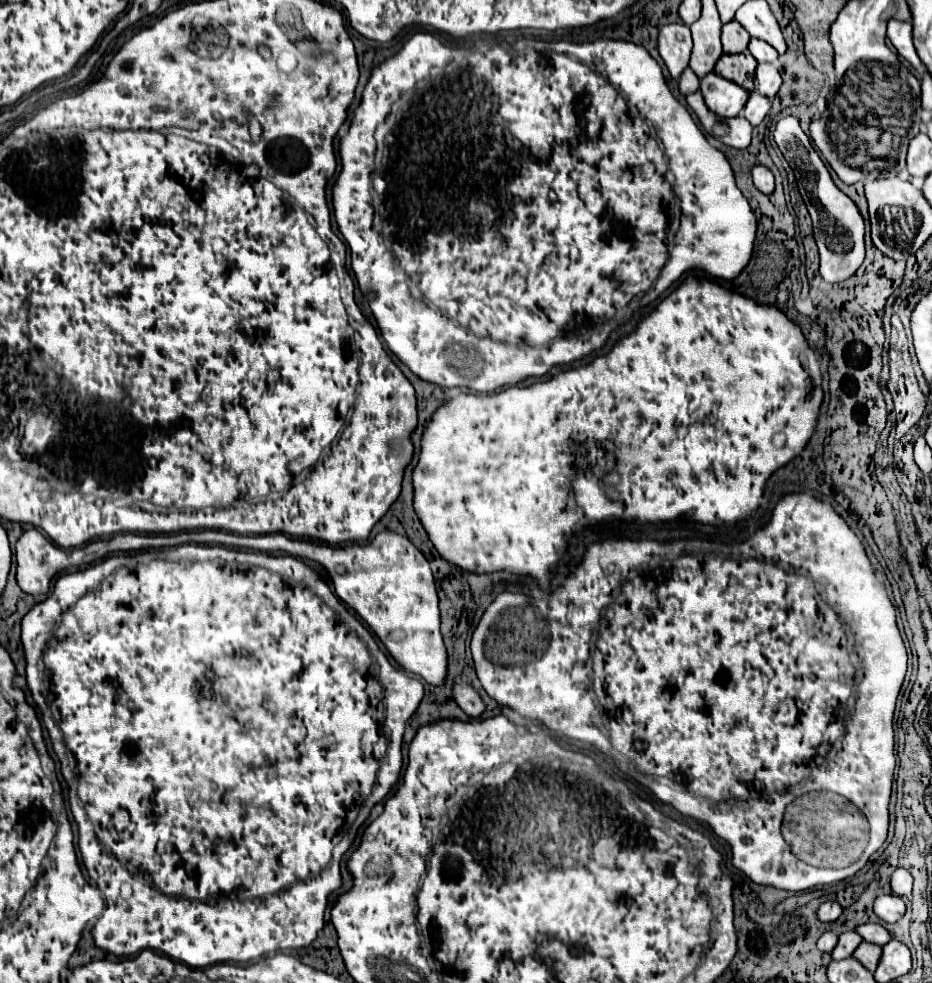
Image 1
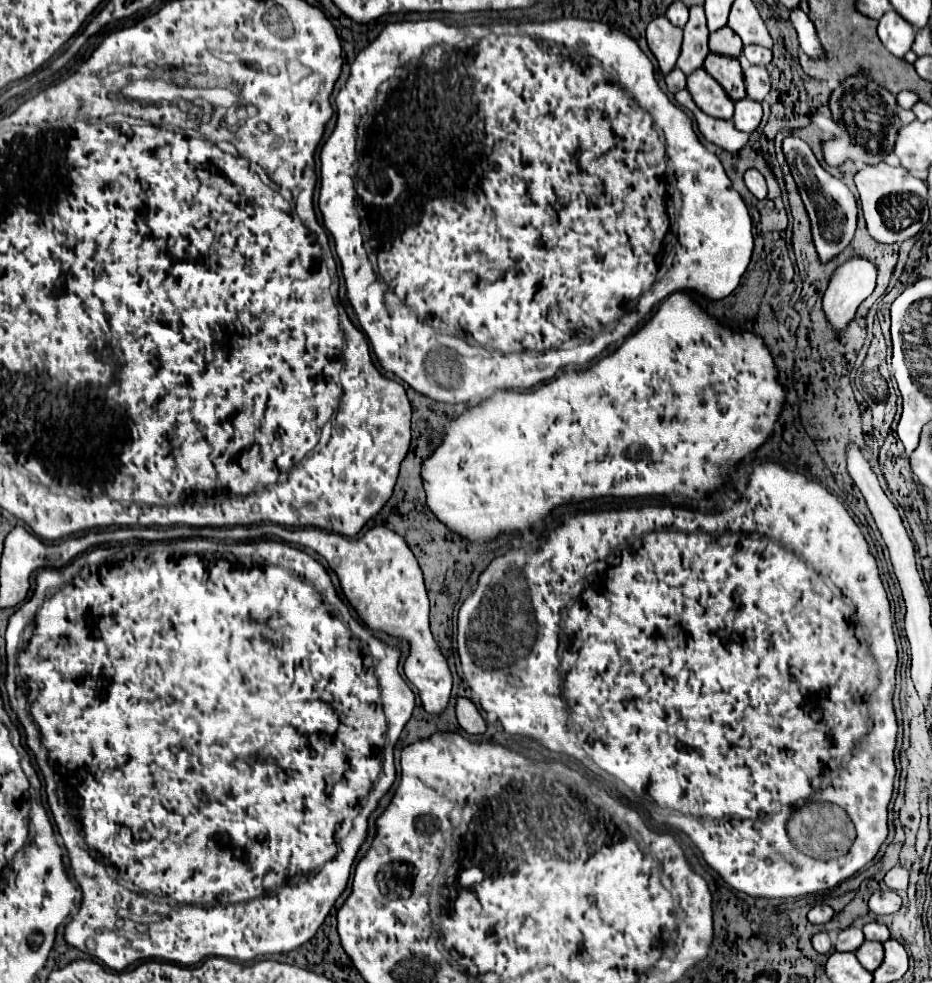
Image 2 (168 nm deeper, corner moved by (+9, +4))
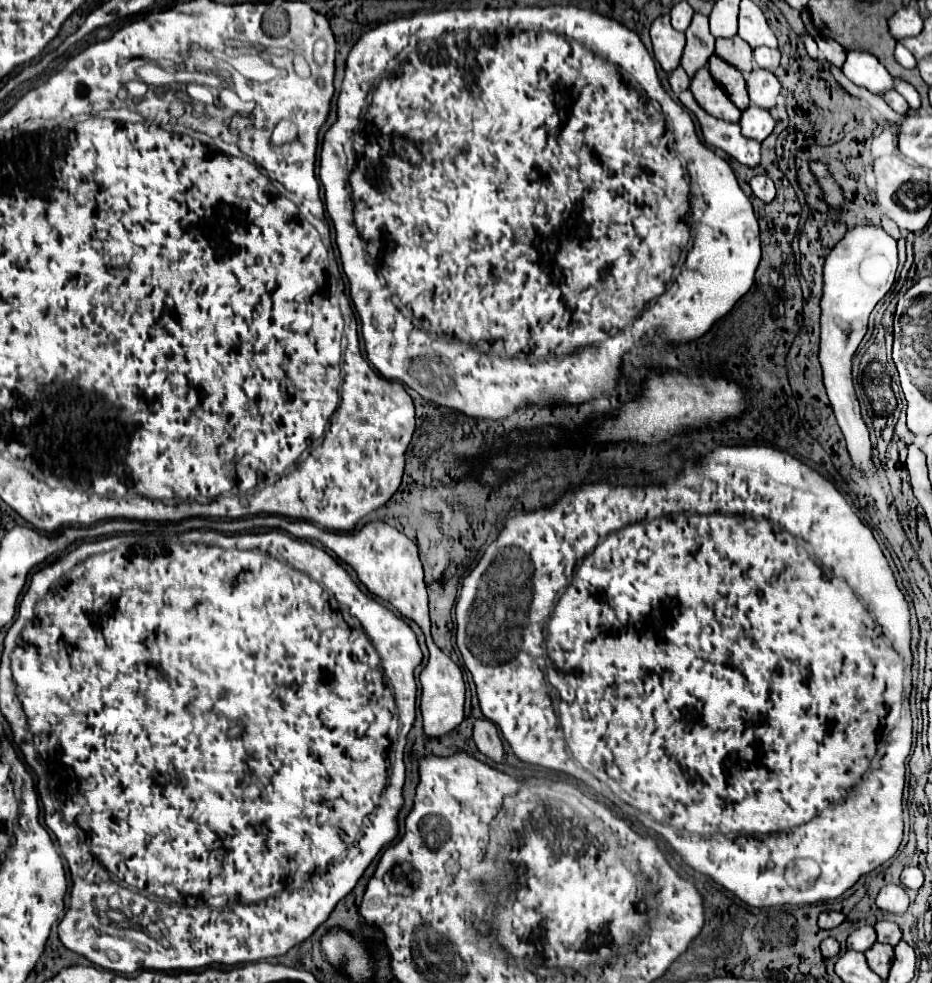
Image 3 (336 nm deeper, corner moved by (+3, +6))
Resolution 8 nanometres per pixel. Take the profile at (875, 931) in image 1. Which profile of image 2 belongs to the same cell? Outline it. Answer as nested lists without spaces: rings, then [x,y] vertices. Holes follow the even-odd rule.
[[[877,921],[867,923],[867,925],[863,927],[863,933],[865,933],[865,939],[879,941],[879,943],[883,943],[883,941],[887,941],[887,939],[889,939],[889,929],[887,929],[887,925],[877,923]]]

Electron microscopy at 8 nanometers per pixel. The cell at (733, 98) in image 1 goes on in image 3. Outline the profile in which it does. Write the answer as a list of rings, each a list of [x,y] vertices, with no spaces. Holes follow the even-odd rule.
[[[707,67],[697,71],[695,77],[691,79],[691,93],[695,95],[697,103],[705,111],[709,111],[709,115],[713,115],[717,119],[725,119],[729,123],[739,123],[741,111],[729,101],[725,91],[713,81]]]

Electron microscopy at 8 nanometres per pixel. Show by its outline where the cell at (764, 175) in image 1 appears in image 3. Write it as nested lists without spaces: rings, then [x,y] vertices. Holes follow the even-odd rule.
[[[755,175],[751,179],[751,189],[753,189],[753,195],[763,203],[771,203],[775,199],[775,185],[767,175]]]

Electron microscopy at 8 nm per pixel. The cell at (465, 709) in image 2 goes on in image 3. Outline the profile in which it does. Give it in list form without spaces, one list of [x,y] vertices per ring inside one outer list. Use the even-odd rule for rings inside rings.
[[[475,719],[475,727],[473,727],[473,739],[477,743],[477,749],[489,757],[495,763],[501,763],[503,759],[503,743],[499,739],[499,733],[495,729],[495,725],[487,719]]]

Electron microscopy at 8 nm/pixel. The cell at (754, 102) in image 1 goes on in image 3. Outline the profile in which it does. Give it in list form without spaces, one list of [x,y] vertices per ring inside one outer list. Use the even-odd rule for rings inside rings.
[[[749,105],[743,115],[741,115],[741,121],[739,121],[739,127],[741,127],[741,135],[747,137],[747,139],[755,139],[755,141],[763,141],[767,139],[771,133],[773,133],[773,127],[775,127],[775,121],[771,119],[769,111],[761,109],[761,107],[753,107]]]

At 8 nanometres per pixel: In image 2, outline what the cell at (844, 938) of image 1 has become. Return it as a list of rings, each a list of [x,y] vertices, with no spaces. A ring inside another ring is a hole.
[[[847,927],[839,933],[835,949],[837,951],[855,951],[863,941],[865,941],[865,937],[859,927]]]

